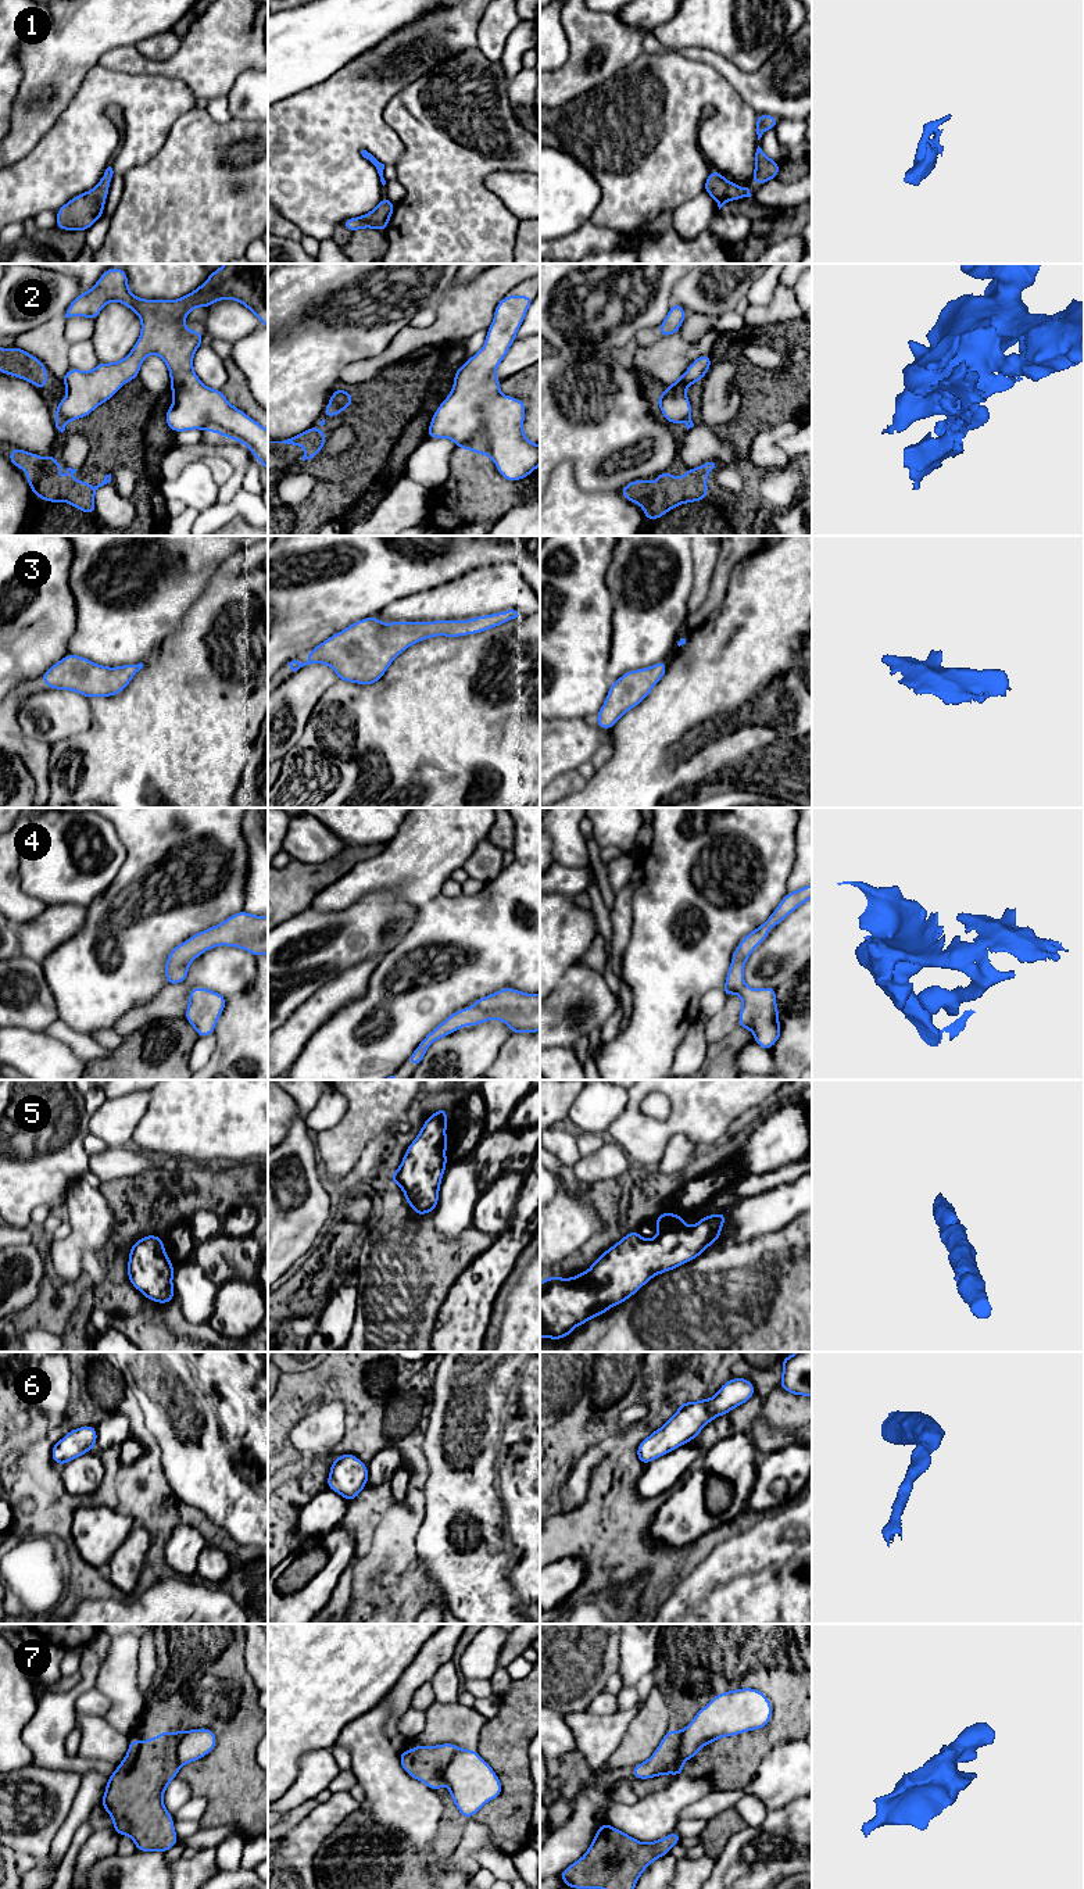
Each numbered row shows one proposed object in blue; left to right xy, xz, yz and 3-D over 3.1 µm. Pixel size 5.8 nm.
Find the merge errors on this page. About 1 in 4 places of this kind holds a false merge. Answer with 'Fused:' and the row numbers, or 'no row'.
Fused: 2, 7

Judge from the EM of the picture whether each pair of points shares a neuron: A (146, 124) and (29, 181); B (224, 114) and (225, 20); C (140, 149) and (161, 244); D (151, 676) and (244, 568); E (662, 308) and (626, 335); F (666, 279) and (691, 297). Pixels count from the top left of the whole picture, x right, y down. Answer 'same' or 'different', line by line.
A: same
B: different
C: different
D: same
E: same
F: different

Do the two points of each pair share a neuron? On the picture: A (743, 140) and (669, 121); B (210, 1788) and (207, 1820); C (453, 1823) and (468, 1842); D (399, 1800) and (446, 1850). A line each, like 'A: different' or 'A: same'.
A: same
B: same
C: different
D: different

